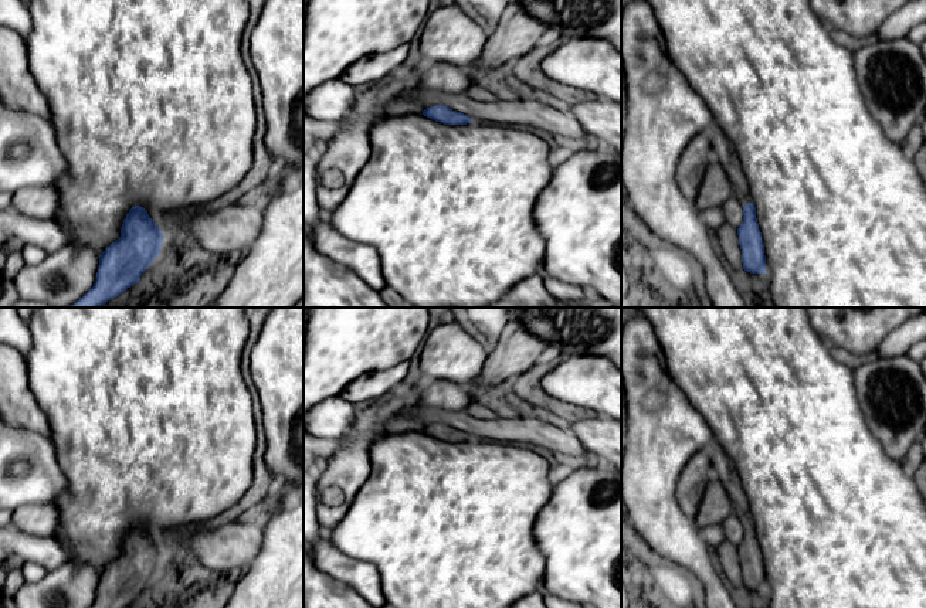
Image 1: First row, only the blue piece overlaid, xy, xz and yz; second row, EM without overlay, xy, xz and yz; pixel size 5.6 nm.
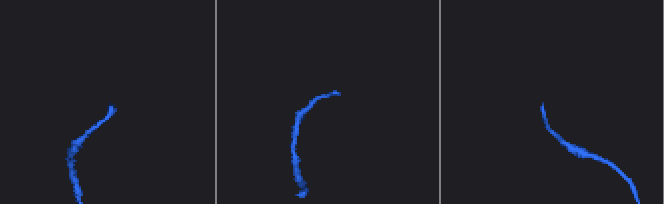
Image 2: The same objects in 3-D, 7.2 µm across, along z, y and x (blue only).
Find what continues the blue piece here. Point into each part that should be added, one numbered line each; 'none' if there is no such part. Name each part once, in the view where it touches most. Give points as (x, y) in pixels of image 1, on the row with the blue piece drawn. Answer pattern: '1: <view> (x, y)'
1: yz (723, 150)

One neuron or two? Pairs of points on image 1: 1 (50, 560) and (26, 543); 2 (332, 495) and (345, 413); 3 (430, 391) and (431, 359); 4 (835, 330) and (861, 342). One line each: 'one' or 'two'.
1: one
2: two
3: two
4: one

